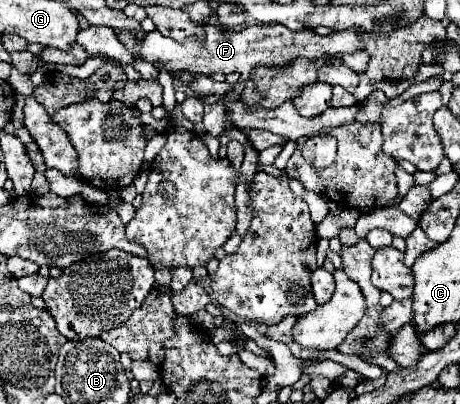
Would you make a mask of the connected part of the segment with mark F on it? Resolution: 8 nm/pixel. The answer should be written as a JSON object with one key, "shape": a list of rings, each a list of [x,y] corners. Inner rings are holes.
{"shape":[[[207,24],[203,28],[201,38],[187,36],[181,44],[173,38],[163,36],[159,30],[145,32],[143,36],[139,36],[133,30],[113,28],[113,32],[133,58],[141,58],[141,60],[161,66],[159,82],[163,84],[163,108],[169,114],[175,108],[175,90],[173,90],[171,72],[177,72],[177,70],[191,70],[191,72],[201,72],[201,74],[239,72],[244,85],[255,66],[283,66],[285,62],[291,62],[293,58],[299,58],[299,56],[305,56],[309,60],[319,60],[323,54],[339,54],[339,52],[347,54],[347,52],[355,52],[361,48],[361,40],[355,36],[357,30],[353,28],[343,30],[343,32],[333,32],[329,36],[317,36],[311,30],[291,32],[283,24],[253,24],[253,26],[245,26],[243,30],[225,30],[221,26]]]}

